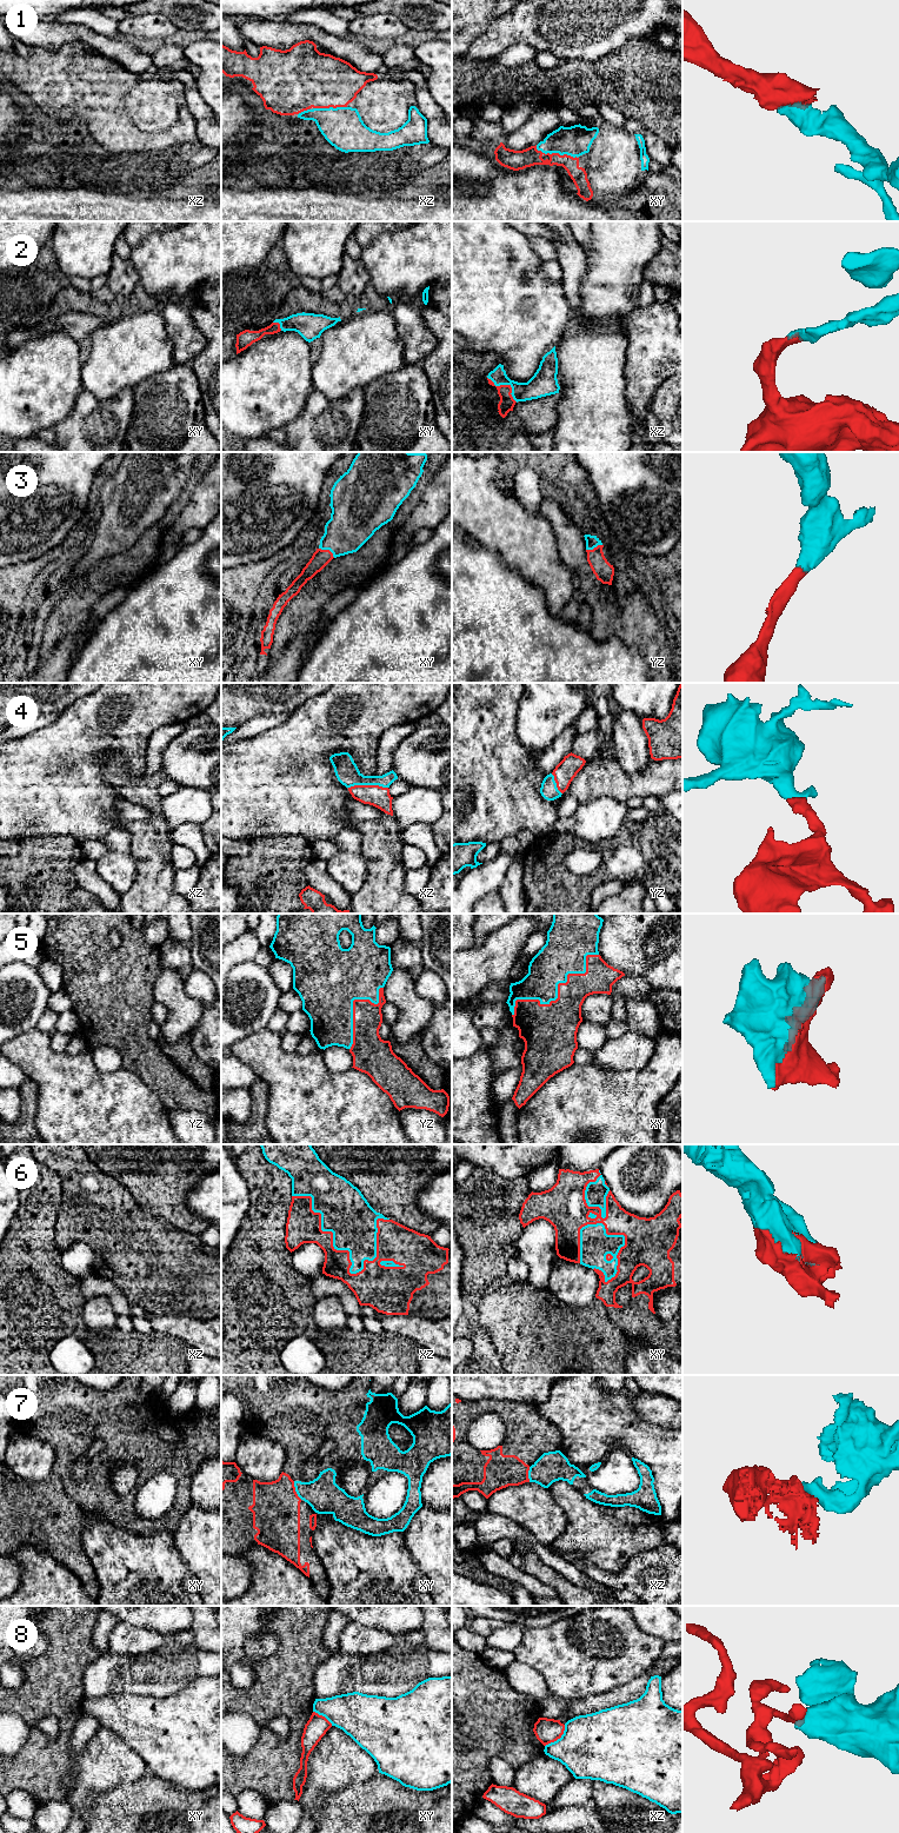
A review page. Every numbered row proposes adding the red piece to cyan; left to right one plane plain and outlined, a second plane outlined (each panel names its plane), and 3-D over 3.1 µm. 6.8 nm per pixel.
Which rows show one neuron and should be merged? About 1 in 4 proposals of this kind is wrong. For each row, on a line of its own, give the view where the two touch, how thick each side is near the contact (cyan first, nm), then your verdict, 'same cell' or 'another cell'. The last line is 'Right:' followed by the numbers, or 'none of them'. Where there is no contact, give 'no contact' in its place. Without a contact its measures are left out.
1: meets cyan in xy; 200 nm thick on the cyan side, 130 nm on the other; same cell
2: meets cyan in xz; 170 nm thick on the cyan side, 110 nm on the other; same cell
3: meets cyan in xy; 320 nm thick on the cyan side, 120 nm on the other; same cell
4: meets cyan in xz; 160 nm thick on the cyan side, 140 nm on the other; same cell
5: meets cyan in xy; 280 nm thick on the cyan side, 320 nm on the other; same cell
6: meets cyan in xz; 320 nm thick on the cyan side, 240 nm on the other; same cell
7: meets cyan in xy; 240 nm thick on the cyan side, 320 nm on the other; another cell
8: meets cyan in xz; 440 nm thick on the cyan side, 170 nm on the other; another cell
Right: 1, 2, 3, 4, 5, 6

